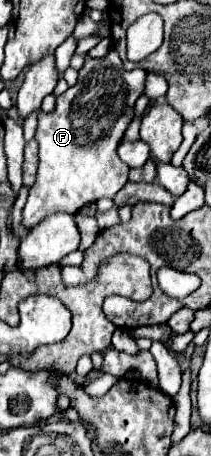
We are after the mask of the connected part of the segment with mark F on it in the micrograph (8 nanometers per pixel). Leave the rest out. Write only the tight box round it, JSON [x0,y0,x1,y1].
[23,49,147,229]

